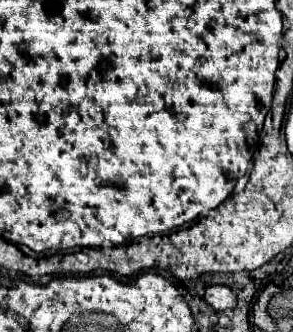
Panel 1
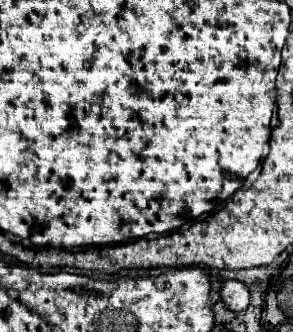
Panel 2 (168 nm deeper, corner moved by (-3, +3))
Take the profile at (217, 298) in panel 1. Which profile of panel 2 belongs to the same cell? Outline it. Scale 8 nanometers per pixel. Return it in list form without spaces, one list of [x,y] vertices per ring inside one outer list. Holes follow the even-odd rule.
[[[234,279],[224,281],[220,295],[222,295],[222,301],[226,303],[226,307],[232,311],[244,311],[250,305],[250,291],[240,281],[234,281]]]

